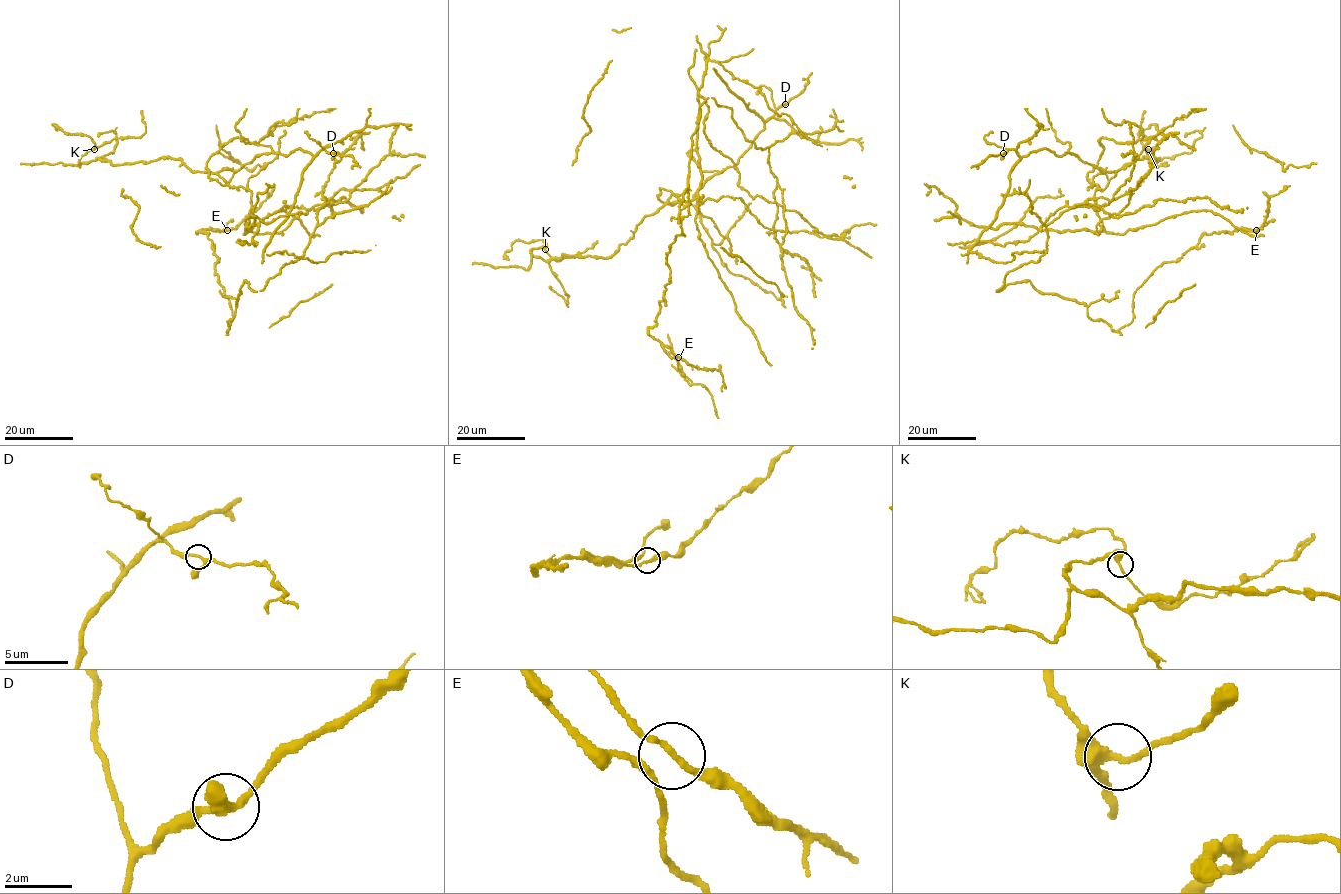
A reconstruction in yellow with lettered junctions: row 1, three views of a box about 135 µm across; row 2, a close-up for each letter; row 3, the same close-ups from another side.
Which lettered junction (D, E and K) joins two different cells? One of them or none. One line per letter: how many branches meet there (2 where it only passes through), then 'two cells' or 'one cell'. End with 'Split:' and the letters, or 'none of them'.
D: 3 branches meet; one cell
E: 3 branches meet; one cell
K: 3 branches meet; one cell
Split: none of them

